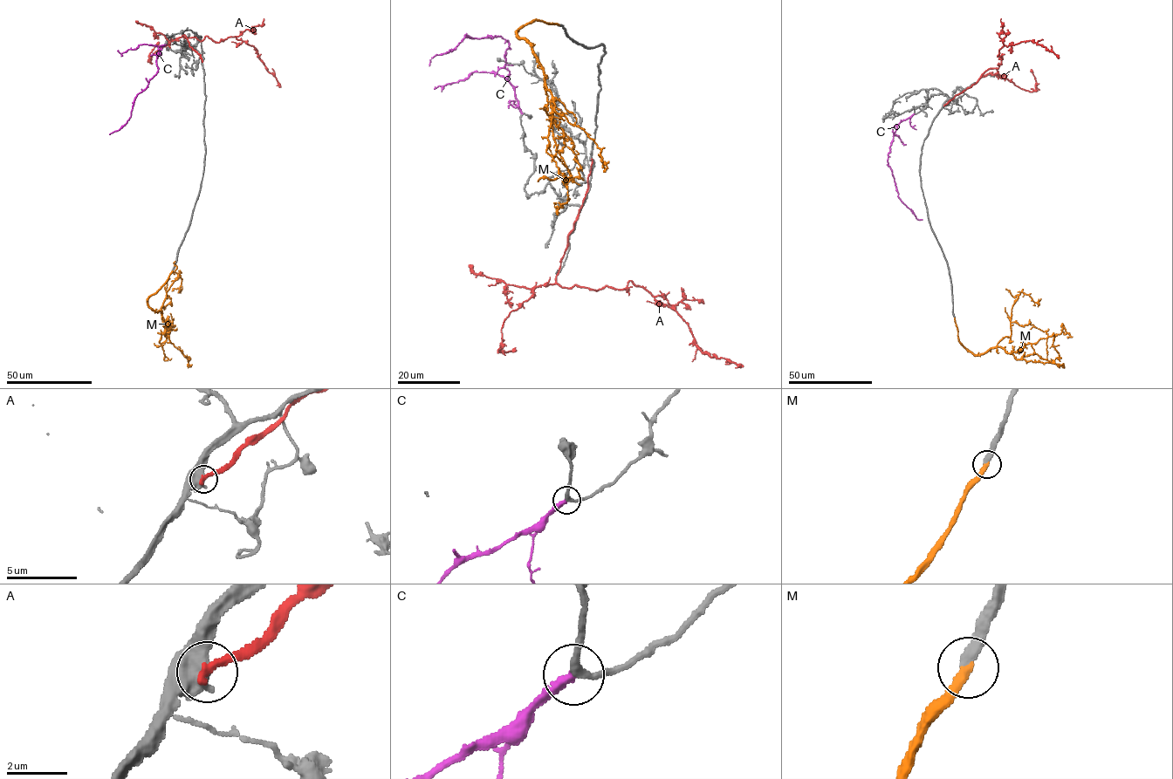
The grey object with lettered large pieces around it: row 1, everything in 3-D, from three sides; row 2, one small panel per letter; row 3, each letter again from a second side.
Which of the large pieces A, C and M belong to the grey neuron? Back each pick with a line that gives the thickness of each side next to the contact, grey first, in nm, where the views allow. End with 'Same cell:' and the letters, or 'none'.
M: Thickness 300 nm (grey) against 320 nm
Same cell: M

